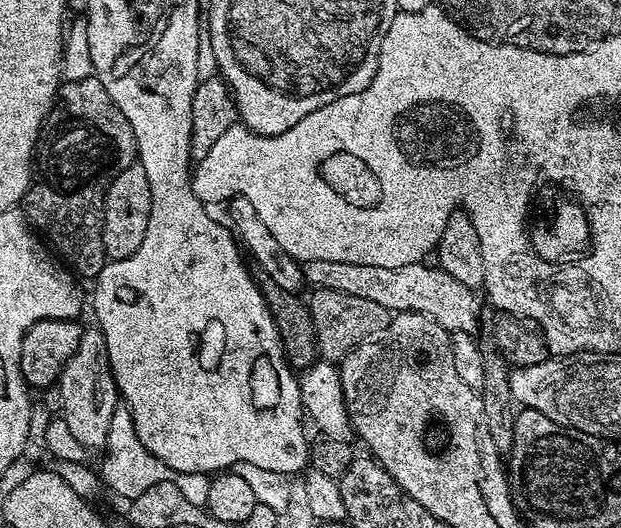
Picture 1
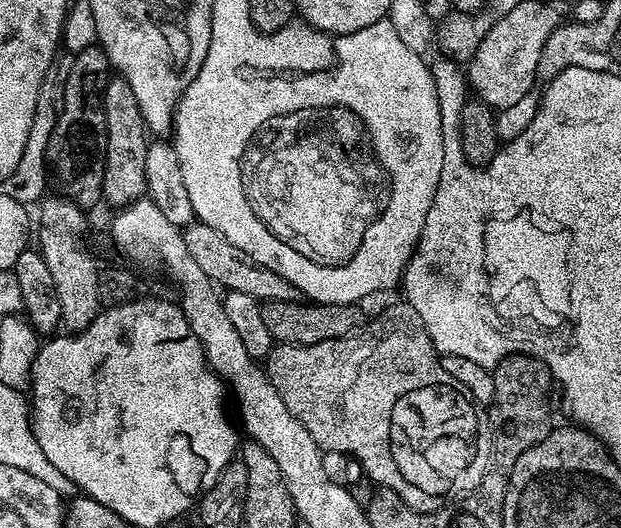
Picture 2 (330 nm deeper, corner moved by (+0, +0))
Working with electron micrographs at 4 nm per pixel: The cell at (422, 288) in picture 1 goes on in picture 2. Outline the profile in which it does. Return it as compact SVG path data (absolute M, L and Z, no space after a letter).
M193 222L183 229L183 233L186 250L190 250L190 258L194 258L194 262L198 262L198 266L212 279L212 283L221 289L250 294L261 302L297 299L298 293L290 282L286 282L269 268L253 262L246 253L238 250L238 246L226 242L226 238L222 238L222 234L218 234L218 230L214 230L214 226Z

